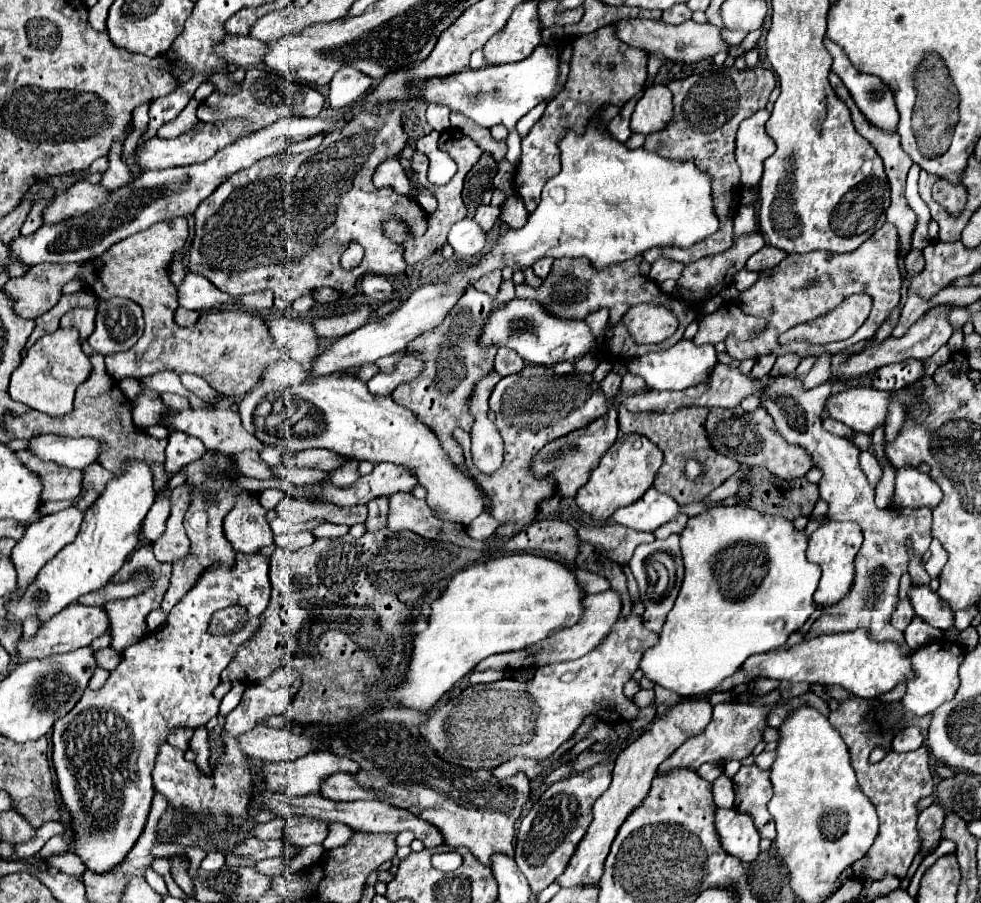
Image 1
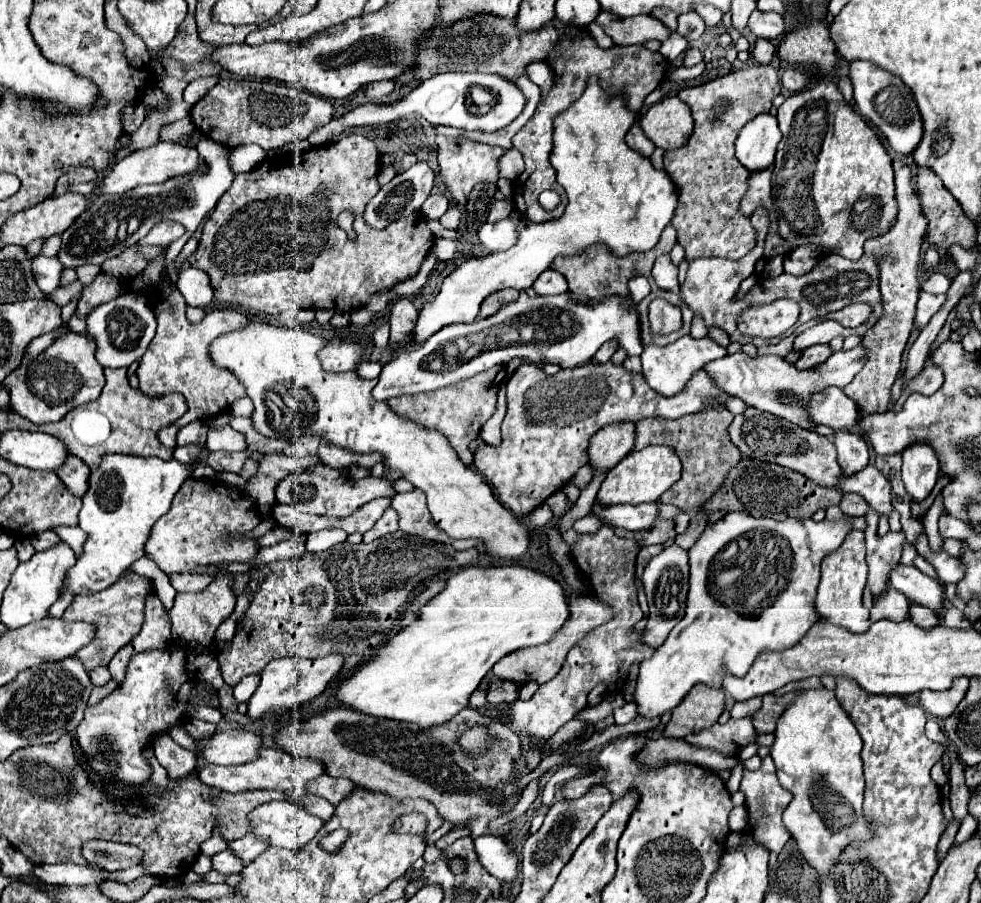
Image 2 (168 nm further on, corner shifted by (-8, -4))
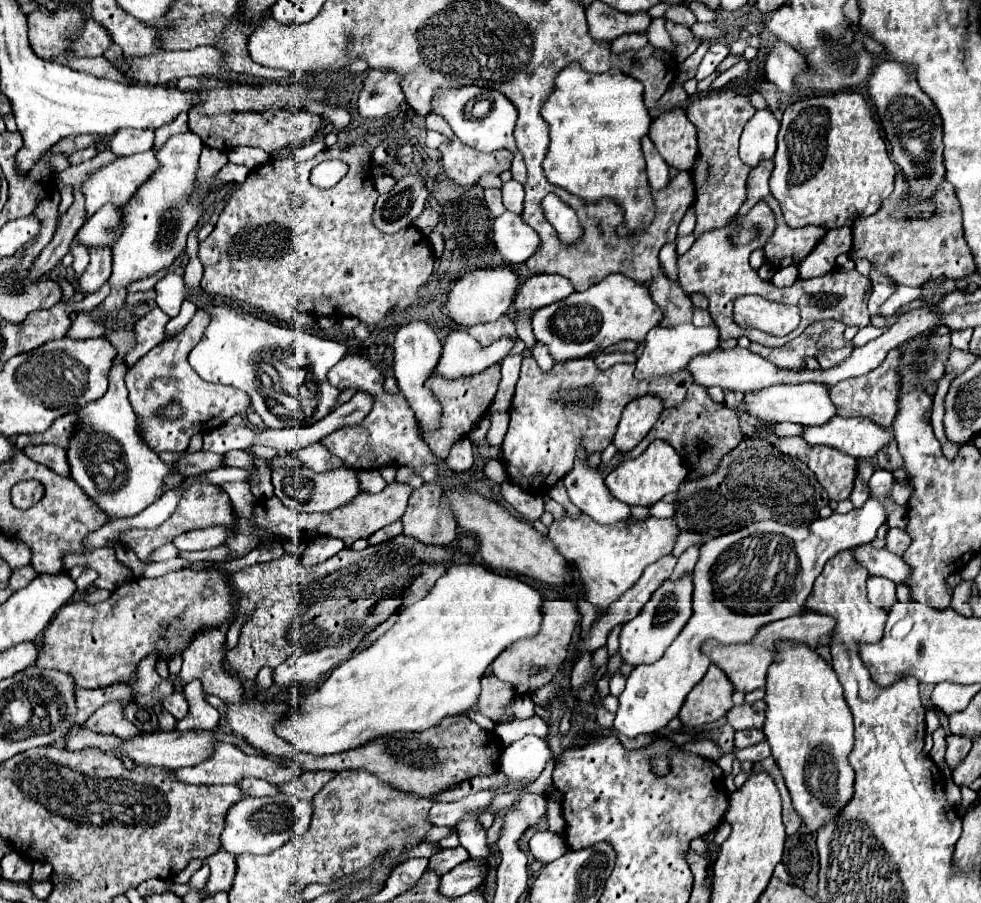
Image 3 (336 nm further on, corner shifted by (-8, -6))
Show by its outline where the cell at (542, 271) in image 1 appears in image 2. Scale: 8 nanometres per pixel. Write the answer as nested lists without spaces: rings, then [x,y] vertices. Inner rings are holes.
[[[546,270],[546,272],[542,272],[542,276],[538,276],[538,280],[532,284],[532,288],[538,296],[564,294],[564,292],[568,292],[568,282],[560,272]]]

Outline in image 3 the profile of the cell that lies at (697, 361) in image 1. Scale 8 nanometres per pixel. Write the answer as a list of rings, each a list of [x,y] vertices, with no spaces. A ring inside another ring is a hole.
[[[682,324],[678,328],[652,328],[646,336],[646,348],[636,362],[634,376],[638,380],[646,380],[652,376],[658,378],[658,376],[668,376],[668,374],[686,370],[686,366],[690,364],[692,358],[696,358],[700,354],[710,354],[710,352],[718,350],[718,346],[720,346],[720,338],[718,338],[716,326],[696,328],[694,324]]]

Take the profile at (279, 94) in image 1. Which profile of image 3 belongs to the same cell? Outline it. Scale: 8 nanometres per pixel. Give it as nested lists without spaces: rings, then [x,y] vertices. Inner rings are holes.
[[[192,108],[188,112],[188,126],[194,134],[200,136],[204,146],[216,148],[216,150],[232,150],[236,146],[256,146],[266,150],[268,154],[286,146],[292,146],[296,142],[312,140],[318,130],[322,128],[322,116],[312,114],[308,110],[290,112],[286,108],[270,108],[264,112],[222,112],[222,114],[202,114],[198,108]]]

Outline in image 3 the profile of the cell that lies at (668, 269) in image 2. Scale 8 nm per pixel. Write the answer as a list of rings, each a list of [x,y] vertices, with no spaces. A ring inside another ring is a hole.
[[[666,244],[660,250],[660,268],[668,278],[678,276],[678,256],[676,256],[676,244]]]

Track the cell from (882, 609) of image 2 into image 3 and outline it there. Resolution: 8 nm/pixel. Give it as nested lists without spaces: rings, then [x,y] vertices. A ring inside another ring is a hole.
[[[880,576],[868,578],[868,600],[878,608],[890,608],[896,604],[896,584]]]

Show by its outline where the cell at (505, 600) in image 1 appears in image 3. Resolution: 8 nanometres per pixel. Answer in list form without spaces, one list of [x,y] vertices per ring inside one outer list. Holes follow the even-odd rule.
[[[452,564],[446,574],[436,582],[436,586],[426,594],[426,598],[422,598],[420,602],[404,608],[402,612],[398,612],[398,620],[396,624],[384,634],[380,636],[370,648],[358,652],[356,656],[348,658],[346,662],[342,662],[328,678],[322,686],[318,686],[314,692],[310,694],[302,694],[298,690],[292,691],[292,698],[288,702],[290,706],[290,716],[286,720],[282,720],[276,730],[278,734],[292,742],[300,752],[310,752],[310,754],[336,754],[336,752],[344,752],[344,750],[350,750],[350,748],[356,748],[356,746],[362,746],[366,742],[370,742],[372,738],[378,738],[378,736],[384,736],[384,734],[390,734],[390,732],[422,732],[426,728],[432,728],[434,724],[442,722],[444,718],[448,716],[468,716],[472,722],[476,722],[478,726],[486,728],[486,730],[494,730],[496,724],[492,724],[490,718],[482,716],[478,710],[476,710],[476,702],[478,702],[478,696],[480,696],[480,680],[486,672],[486,668],[500,656],[500,652],[504,652],[508,646],[512,646],[514,642],[518,640],[524,640],[524,638],[534,638],[540,630],[540,624],[542,624],[542,604],[544,604],[544,598],[538,590],[534,590],[532,586],[528,586],[526,582],[518,580],[516,576],[504,576],[504,574],[496,574],[488,568],[484,568],[482,564]]]

